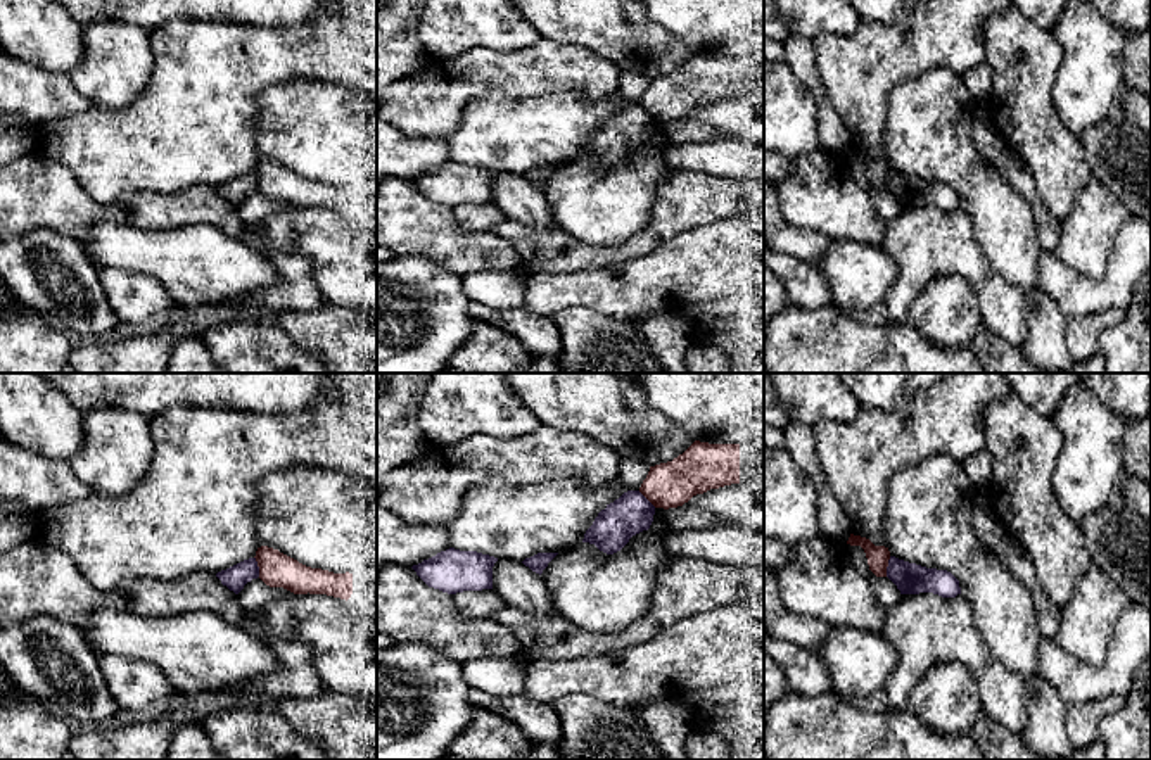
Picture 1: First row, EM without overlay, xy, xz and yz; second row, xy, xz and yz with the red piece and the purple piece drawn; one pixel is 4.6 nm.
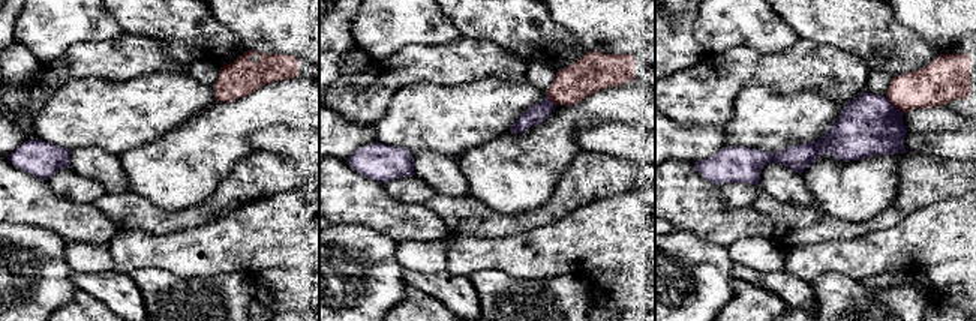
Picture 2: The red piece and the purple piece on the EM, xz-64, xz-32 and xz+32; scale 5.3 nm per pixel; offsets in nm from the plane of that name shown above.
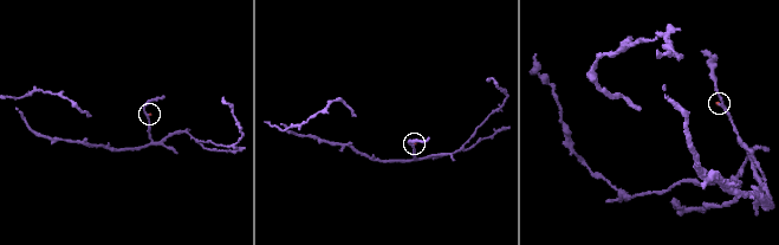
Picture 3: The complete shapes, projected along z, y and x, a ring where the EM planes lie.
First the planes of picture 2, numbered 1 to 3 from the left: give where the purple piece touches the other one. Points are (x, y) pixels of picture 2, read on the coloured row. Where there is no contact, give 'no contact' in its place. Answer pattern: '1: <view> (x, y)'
1: no contact
2: xz-32 (552, 101)
3: xz+32 (892, 104)

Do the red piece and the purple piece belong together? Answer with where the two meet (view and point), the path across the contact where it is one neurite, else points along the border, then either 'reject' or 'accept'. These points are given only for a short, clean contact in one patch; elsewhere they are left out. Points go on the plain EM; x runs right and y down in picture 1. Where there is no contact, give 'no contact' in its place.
meets red in yz at (885, 180); border along yz (890, 170), (885, 189); reject

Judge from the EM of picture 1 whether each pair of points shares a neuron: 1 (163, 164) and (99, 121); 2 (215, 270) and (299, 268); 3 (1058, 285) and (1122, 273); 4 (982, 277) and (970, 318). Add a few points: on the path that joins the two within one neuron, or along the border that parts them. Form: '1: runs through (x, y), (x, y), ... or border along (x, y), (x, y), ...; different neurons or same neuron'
1: runs through (147, 149), (127, 149), (114, 137); same neuron
2: border along (246, 242), (279, 275), (249, 297); different neurons
3: runs through (1074, 289), (1106, 289); same neuron
4: border along (942, 273), (958, 273), (970, 285), (982, 323); different neurons

